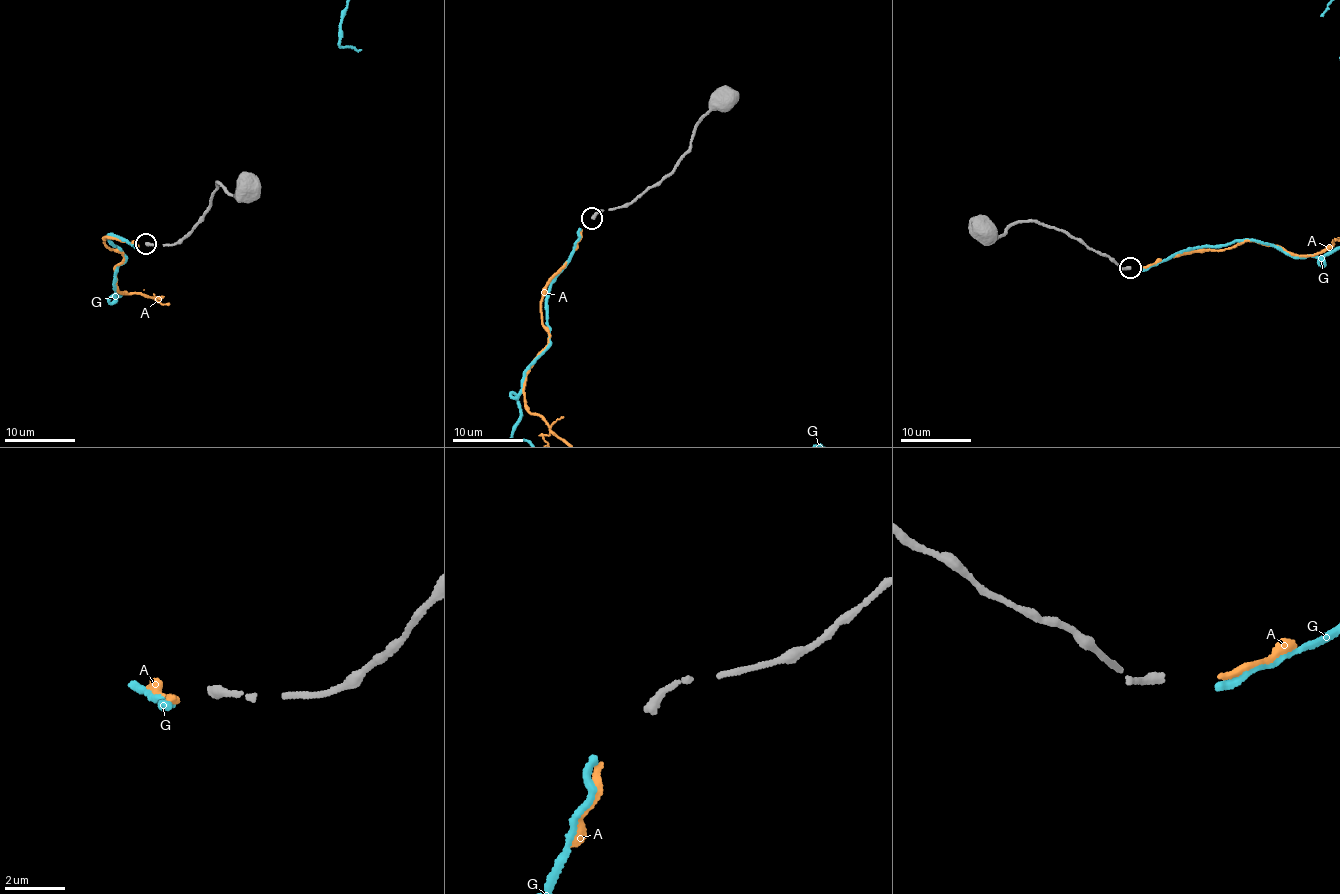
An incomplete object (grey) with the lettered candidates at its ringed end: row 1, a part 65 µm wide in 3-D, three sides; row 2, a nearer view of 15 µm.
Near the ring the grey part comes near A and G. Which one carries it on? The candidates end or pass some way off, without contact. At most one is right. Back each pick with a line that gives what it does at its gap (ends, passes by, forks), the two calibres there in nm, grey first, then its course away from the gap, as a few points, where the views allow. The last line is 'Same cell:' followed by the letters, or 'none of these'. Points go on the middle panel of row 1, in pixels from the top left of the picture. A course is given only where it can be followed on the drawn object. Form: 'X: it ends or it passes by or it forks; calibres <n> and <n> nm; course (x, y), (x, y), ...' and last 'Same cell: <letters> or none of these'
A: it ends; calibres 300 and 220 nm
Same cell: A

